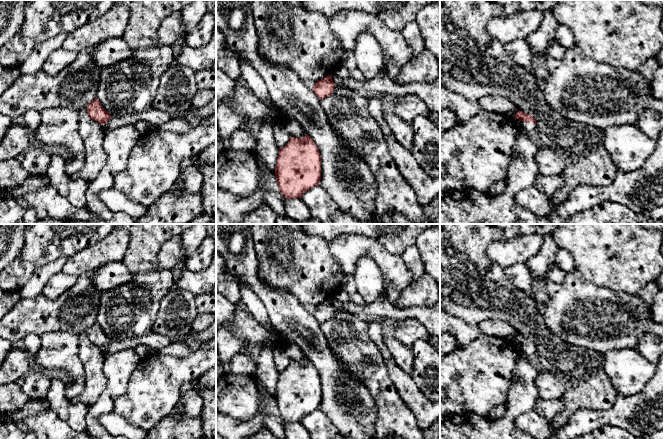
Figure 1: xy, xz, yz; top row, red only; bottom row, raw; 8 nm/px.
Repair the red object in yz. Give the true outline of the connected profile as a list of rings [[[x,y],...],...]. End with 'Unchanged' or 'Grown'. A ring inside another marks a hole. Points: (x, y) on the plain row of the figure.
[[[518,335],[515,340],[517,350],[526,357],[532,357],[536,353],[536,345],[533,340],[528,337]]]. Grown

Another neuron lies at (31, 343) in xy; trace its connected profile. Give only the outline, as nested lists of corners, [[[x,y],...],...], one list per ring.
[[[29,334],[20,342],[19,346],[30,355],[34,355],[40,349],[41,338],[35,334]]]

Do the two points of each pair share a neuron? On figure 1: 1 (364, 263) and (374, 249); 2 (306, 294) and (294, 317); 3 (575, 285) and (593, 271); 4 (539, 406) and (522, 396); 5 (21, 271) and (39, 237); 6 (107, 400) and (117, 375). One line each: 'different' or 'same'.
1: different
2: different
3: different
4: different
5: same
6: same

